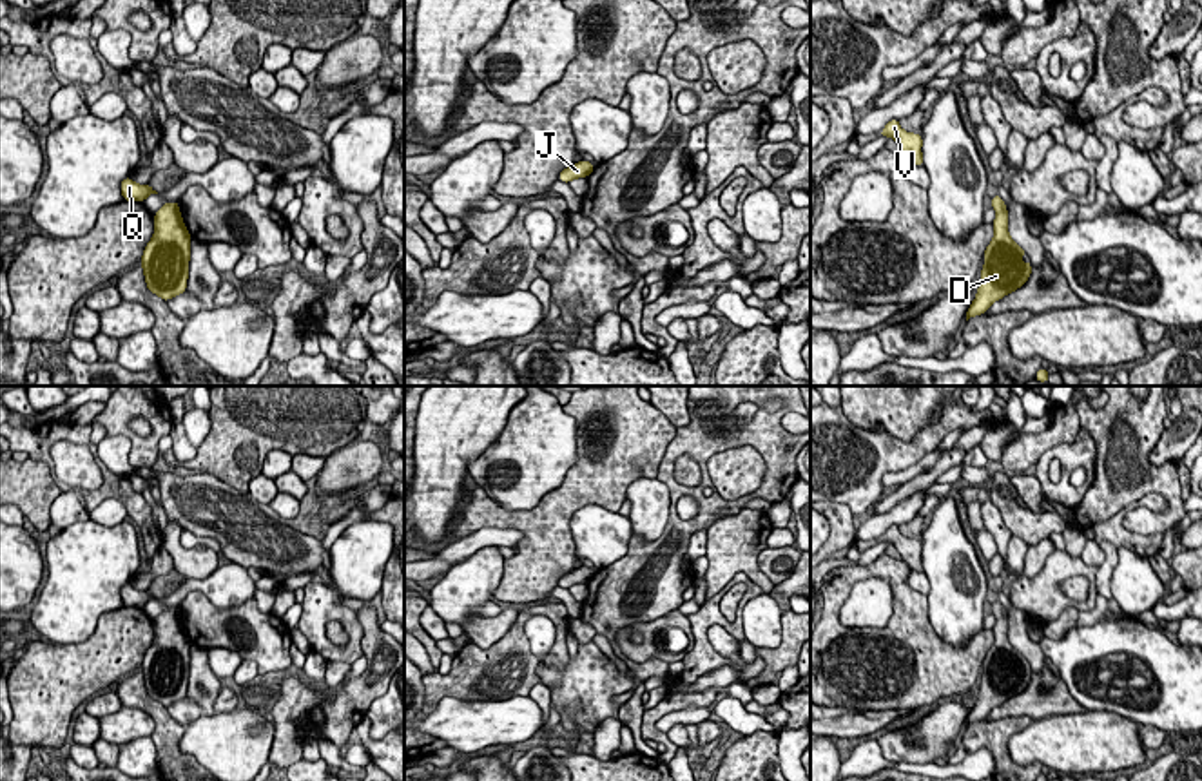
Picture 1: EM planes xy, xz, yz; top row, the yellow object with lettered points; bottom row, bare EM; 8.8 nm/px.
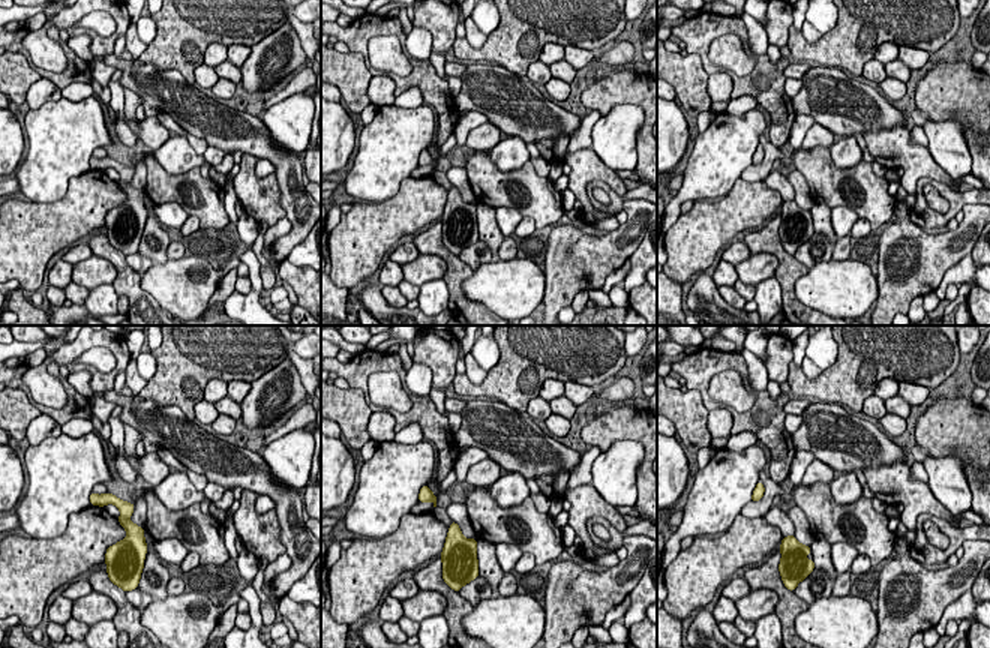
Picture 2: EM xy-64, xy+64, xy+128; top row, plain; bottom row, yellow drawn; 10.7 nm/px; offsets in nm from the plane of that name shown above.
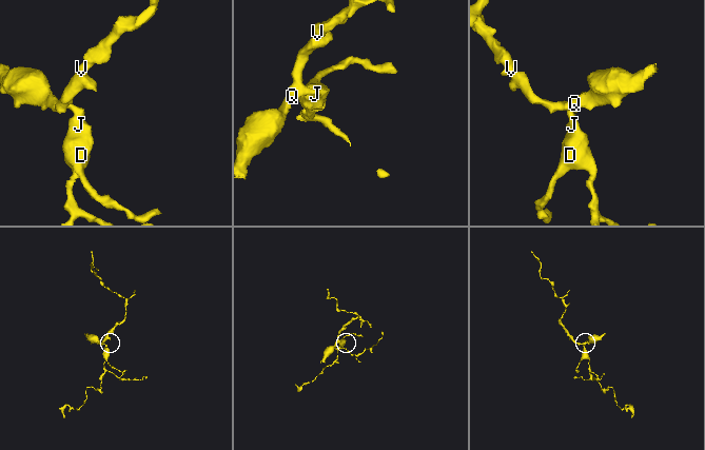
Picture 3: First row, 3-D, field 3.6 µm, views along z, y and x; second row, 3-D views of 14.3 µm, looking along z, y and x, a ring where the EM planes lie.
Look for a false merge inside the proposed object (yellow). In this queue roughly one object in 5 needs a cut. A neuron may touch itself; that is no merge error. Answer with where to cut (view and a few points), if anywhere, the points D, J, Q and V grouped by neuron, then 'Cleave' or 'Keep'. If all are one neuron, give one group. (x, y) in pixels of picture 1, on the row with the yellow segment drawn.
No split. Groups: D J Q V. Keep

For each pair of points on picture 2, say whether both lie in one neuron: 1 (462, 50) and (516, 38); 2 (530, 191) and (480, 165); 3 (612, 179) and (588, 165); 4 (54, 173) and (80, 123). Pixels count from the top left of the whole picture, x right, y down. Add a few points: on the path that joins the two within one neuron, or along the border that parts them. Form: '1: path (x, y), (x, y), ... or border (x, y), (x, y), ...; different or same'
1: path (476, 53), (486, 53), (503, 47); same
2: path (518, 180), (492, 177); same
3: path (606, 174), (594, 168); same
4: path (54, 161), (62, 141), (68, 135); same

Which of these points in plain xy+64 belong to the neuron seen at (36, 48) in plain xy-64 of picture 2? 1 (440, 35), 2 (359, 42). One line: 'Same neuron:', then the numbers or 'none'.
Same neuron: 1

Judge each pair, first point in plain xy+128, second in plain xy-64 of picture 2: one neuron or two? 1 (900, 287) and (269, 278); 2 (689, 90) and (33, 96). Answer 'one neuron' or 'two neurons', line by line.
1: one neuron
2: two neurons

